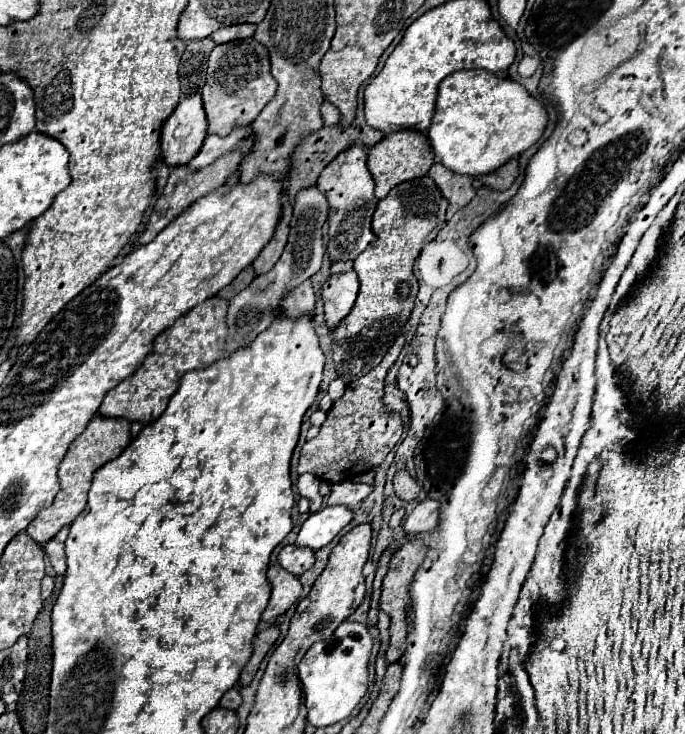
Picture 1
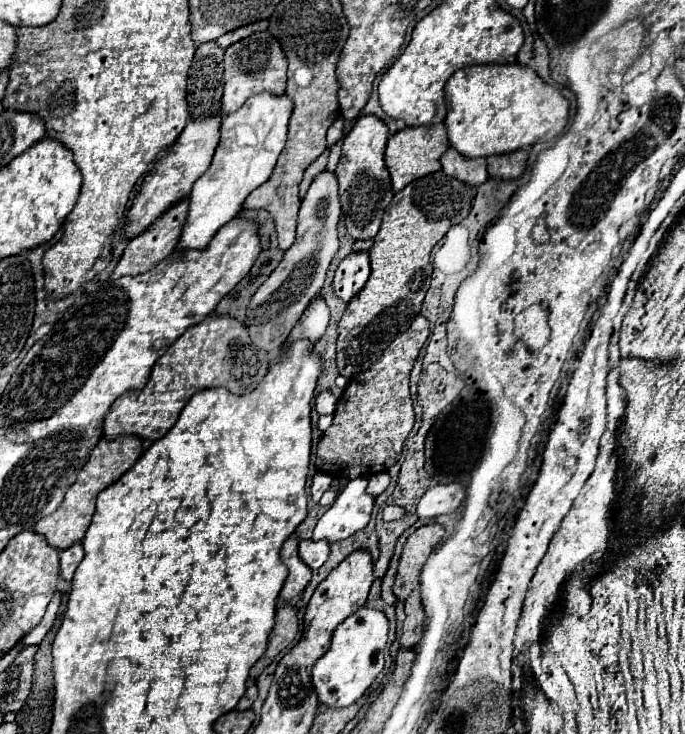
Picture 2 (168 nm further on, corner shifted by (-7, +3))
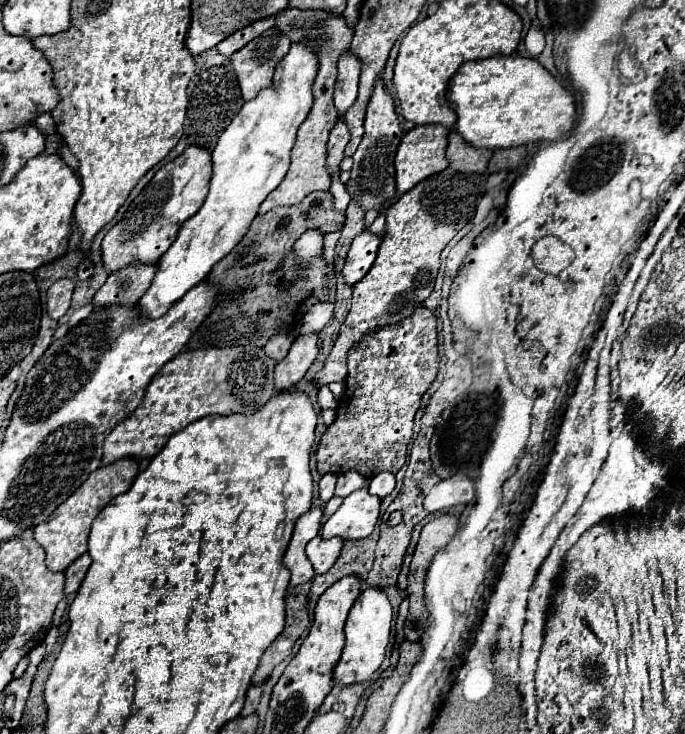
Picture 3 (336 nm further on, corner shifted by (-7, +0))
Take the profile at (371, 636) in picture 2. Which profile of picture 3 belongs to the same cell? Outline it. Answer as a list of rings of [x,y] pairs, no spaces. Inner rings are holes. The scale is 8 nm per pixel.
[[[364,586],[358,602],[352,606],[346,626],[344,626],[344,636],[346,636],[346,644],[342,650],[342,656],[338,660],[338,664],[332,670],[332,678],[336,684],[344,686],[352,686],[352,684],[360,684],[364,680],[368,680],[384,662],[386,658],[386,646],[390,640],[390,626],[392,626],[392,606],[386,598],[386,594],[382,590],[376,588],[368,588]]]

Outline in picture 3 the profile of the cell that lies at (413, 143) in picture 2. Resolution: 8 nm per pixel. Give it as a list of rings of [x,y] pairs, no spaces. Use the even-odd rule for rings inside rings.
[[[414,126],[412,130],[408,130],[404,134],[404,138],[400,140],[398,144],[398,150],[396,150],[396,158],[394,158],[394,168],[396,168],[396,190],[400,194],[408,192],[410,188],[414,188],[420,180],[432,176],[432,174],[438,174],[442,172],[446,166],[448,166],[448,160],[446,160],[446,146],[448,146],[448,134],[450,134],[450,128],[446,126]]]

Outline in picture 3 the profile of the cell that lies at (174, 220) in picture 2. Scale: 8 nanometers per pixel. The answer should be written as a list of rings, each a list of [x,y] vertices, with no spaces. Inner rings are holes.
[[[134,262],[126,268],[120,268],[108,276],[104,286],[94,294],[94,306],[106,304],[136,304],[144,292],[150,288],[154,276],[158,272],[156,264],[142,264]]]

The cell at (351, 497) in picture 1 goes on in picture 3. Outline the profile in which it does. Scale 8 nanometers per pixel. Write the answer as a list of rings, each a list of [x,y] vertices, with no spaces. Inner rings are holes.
[[[380,472],[370,480],[368,492],[378,496],[378,498],[384,498],[394,490],[394,486],[396,486],[396,478],[390,472]]]

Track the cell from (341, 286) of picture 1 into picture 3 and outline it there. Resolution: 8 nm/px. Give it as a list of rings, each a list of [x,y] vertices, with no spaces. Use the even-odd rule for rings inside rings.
[[[364,230],[352,242],[350,252],[346,256],[346,262],[344,262],[344,268],[342,268],[342,276],[344,276],[344,280],[350,286],[354,286],[356,282],[360,282],[362,276],[368,274],[368,270],[374,264],[374,258],[376,258],[376,252],[378,252],[380,242],[382,242],[382,238],[370,234],[368,230]]]

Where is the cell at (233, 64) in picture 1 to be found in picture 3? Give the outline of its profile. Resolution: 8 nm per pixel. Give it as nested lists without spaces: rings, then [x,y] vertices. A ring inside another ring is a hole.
[[[276,28],[266,30],[230,56],[242,100],[252,100],[262,88],[272,86],[276,64],[288,54],[290,40]]]

